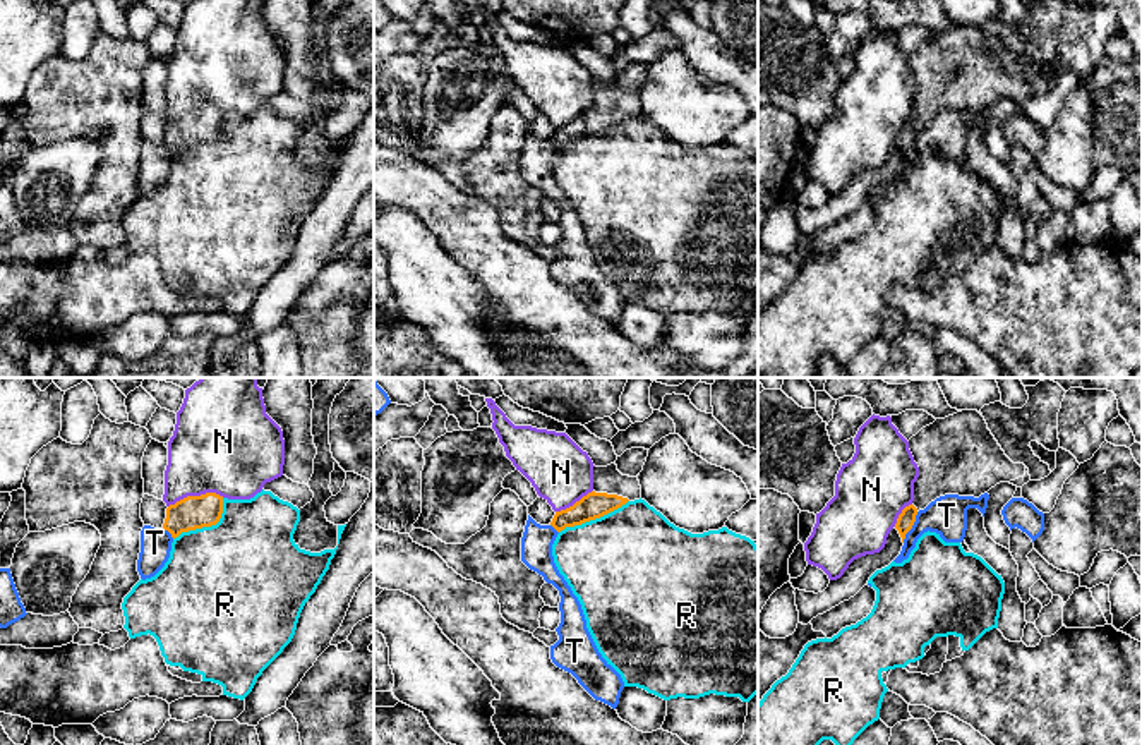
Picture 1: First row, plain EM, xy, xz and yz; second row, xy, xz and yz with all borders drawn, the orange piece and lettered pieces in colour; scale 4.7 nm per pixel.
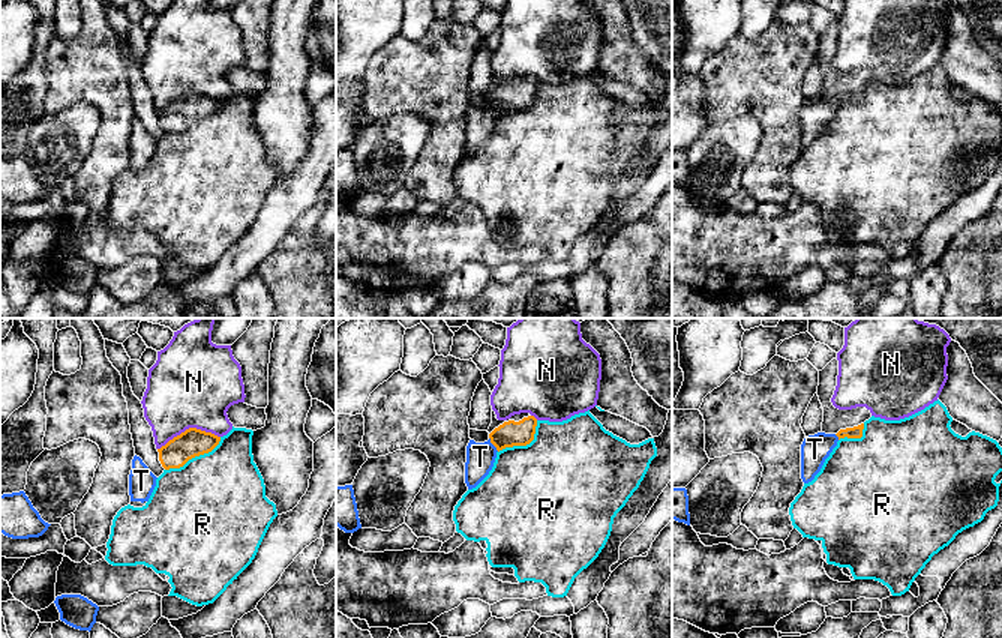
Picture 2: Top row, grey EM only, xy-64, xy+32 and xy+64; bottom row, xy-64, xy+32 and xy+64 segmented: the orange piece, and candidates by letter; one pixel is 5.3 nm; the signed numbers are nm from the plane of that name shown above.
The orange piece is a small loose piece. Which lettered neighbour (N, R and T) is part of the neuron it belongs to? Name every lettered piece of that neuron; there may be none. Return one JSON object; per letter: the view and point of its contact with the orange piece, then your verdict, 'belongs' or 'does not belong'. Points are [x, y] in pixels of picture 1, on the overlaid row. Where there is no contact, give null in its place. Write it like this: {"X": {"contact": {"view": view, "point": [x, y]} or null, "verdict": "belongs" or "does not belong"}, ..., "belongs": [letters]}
{"N": {"contact": {"view": "xy", "point": [196, 496]}, "verdict": "does not belong"}, "R": {"contact": {"view": "xz", "point": [594, 519]}, "verdict": "does not belong"}, "T": {"contact": {"view": "yz", "point": [911, 527]}, "verdict": "does not belong"}, "belongs": []}

